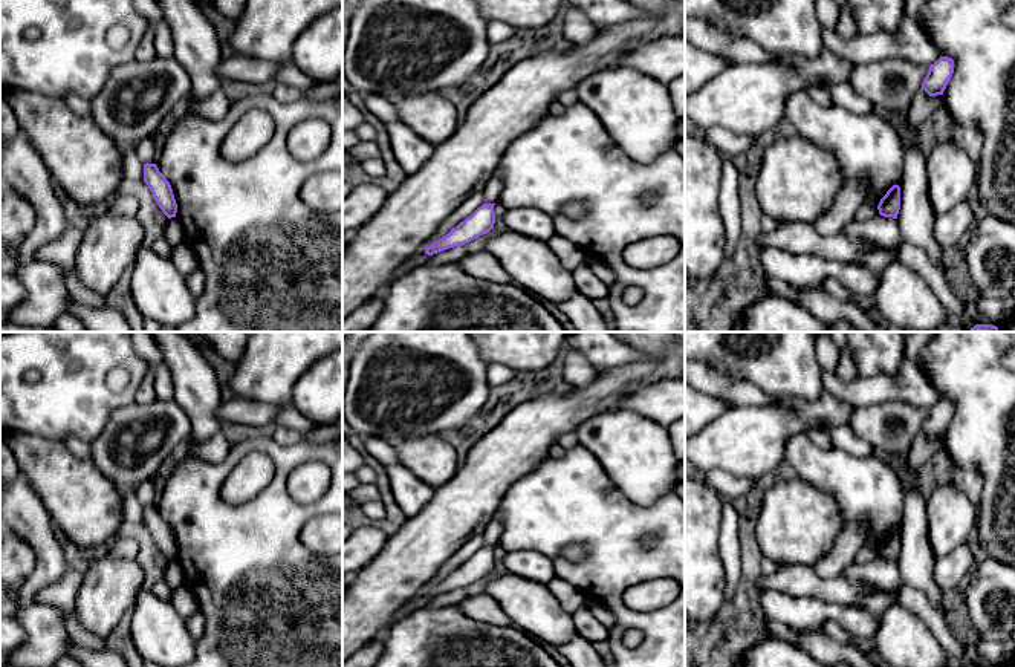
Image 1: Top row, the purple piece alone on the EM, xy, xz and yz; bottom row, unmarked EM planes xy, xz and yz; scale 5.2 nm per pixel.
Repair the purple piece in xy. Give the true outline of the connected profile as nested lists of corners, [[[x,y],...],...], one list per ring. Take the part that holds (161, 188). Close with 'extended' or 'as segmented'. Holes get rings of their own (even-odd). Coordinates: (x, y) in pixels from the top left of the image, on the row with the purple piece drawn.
[[[144,164],[144,182],[150,187],[153,197],[162,213],[168,219],[176,217],[177,203],[171,185],[159,171],[156,164]]]; as segmented

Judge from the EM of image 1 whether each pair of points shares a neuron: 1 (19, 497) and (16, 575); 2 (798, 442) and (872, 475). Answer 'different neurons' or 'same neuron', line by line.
1: different neurons
2: same neuron

